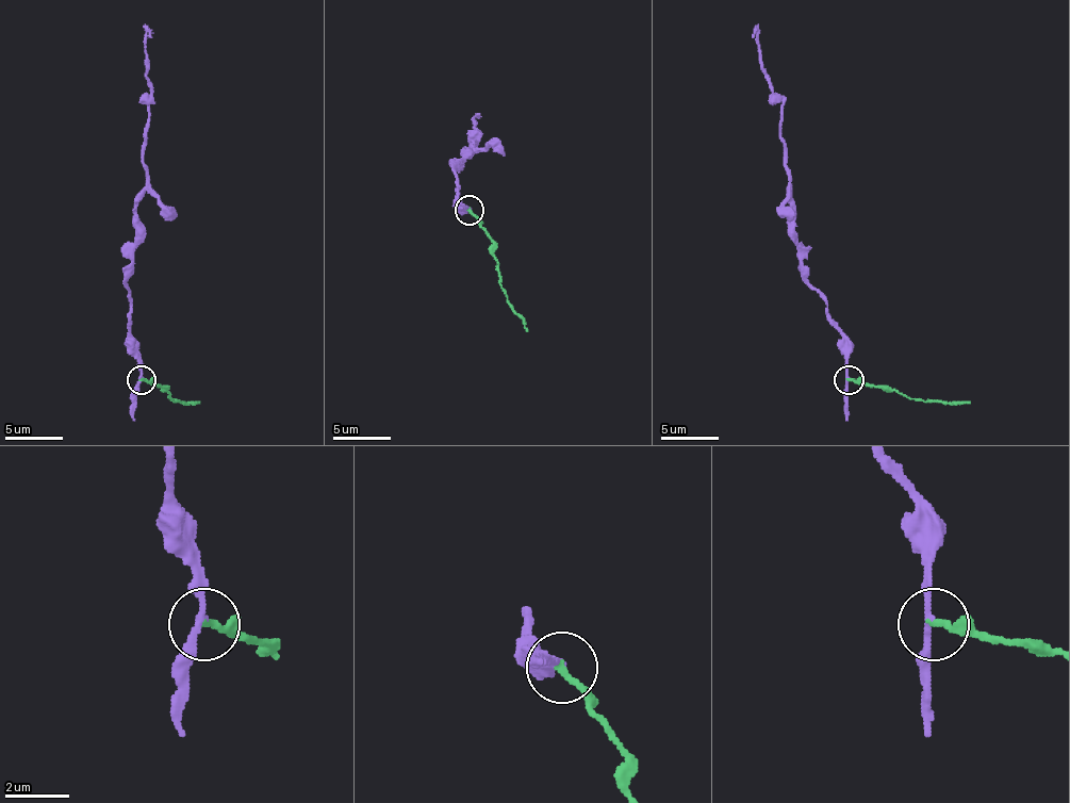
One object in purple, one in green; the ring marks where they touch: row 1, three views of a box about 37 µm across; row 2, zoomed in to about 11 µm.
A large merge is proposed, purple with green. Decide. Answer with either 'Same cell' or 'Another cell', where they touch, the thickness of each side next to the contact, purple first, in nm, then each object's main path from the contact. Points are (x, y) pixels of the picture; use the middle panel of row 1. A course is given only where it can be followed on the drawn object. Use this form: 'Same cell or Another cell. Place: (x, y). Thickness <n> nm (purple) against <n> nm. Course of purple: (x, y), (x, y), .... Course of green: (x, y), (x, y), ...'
Another cell. Place: (470, 210). Thickness 200 nm (purple) against 220 nm. Course of purple: (468, 211), (457, 202), (455, 170), (466, 159), (463, 153), (475, 150), (472, 144), (477, 142), (472, 118). Course of green: (468, 211), (492, 242), (500, 289), (526, 331)

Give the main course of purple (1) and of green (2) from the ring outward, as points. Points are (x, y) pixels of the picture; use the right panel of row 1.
1: (850, 378), (846, 338), (826, 311), (826, 300), (809, 282), (797, 242), (780, 101), (760, 58), (757, 23)
2: (850, 380), (927, 400), (970, 400)

